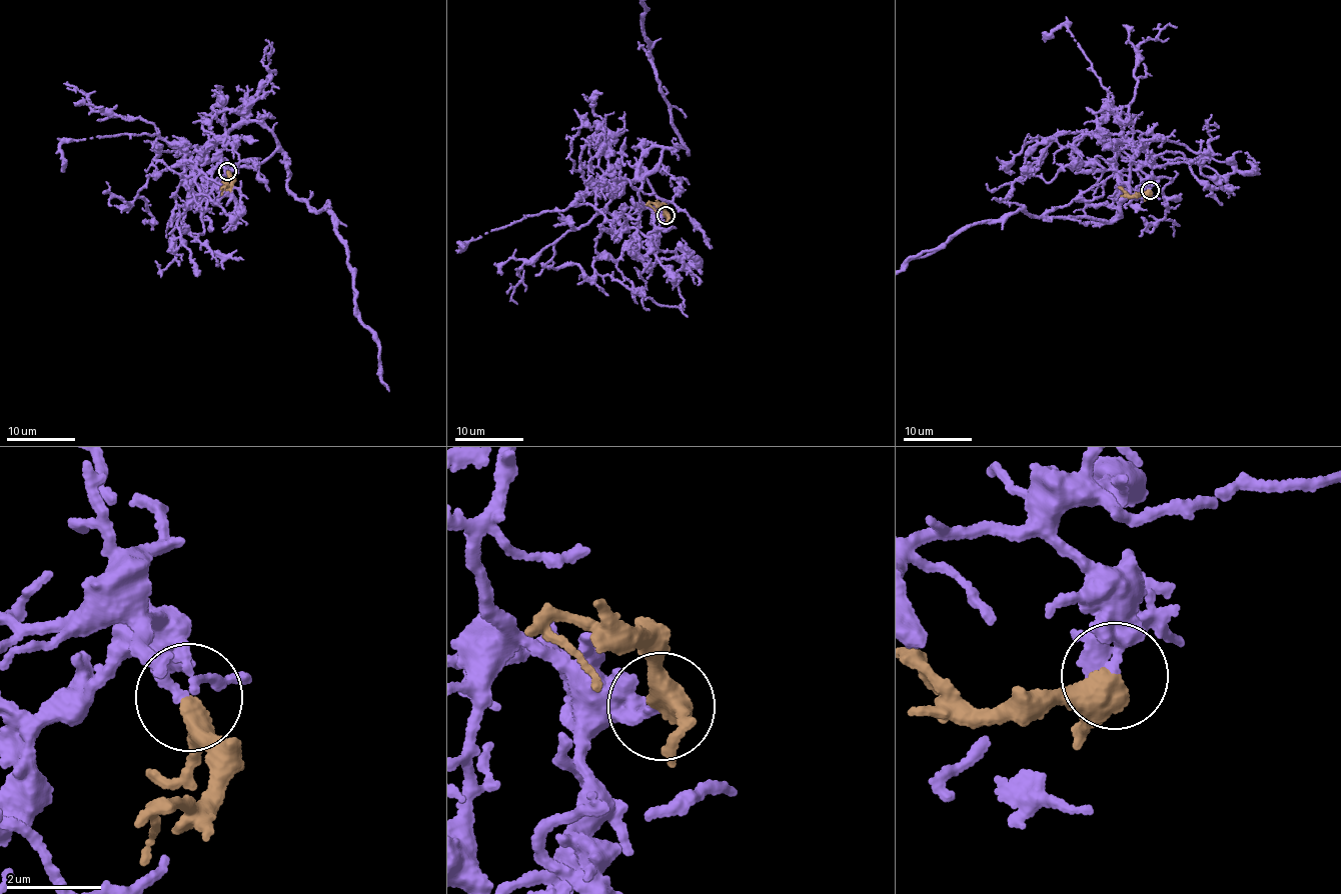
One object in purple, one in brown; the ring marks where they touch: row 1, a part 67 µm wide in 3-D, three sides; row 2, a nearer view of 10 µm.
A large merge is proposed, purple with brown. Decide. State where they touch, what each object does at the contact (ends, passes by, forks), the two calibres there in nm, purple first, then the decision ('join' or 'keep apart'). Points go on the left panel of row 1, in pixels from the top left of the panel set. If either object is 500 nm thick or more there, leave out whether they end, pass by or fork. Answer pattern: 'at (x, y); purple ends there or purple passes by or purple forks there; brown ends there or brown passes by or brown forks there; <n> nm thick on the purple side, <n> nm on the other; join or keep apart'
at (227, 171); purple ends there; brown passes by; 220 nm thick on the purple side, 400 nm on the other; keep apart

